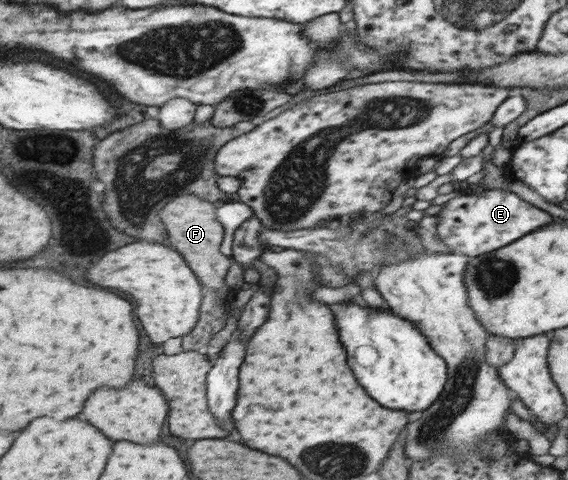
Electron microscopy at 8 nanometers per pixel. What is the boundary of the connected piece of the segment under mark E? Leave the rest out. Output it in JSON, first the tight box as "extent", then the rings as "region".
{"extent":[435,189,552,258],"region":[[[484,189],[479,195],[465,193],[456,196],[445,203],[442,211],[435,216],[438,218],[436,237],[453,253],[464,254],[469,258],[500,249],[552,221],[552,217],[542,209],[536,209],[518,195],[501,189]]]}

